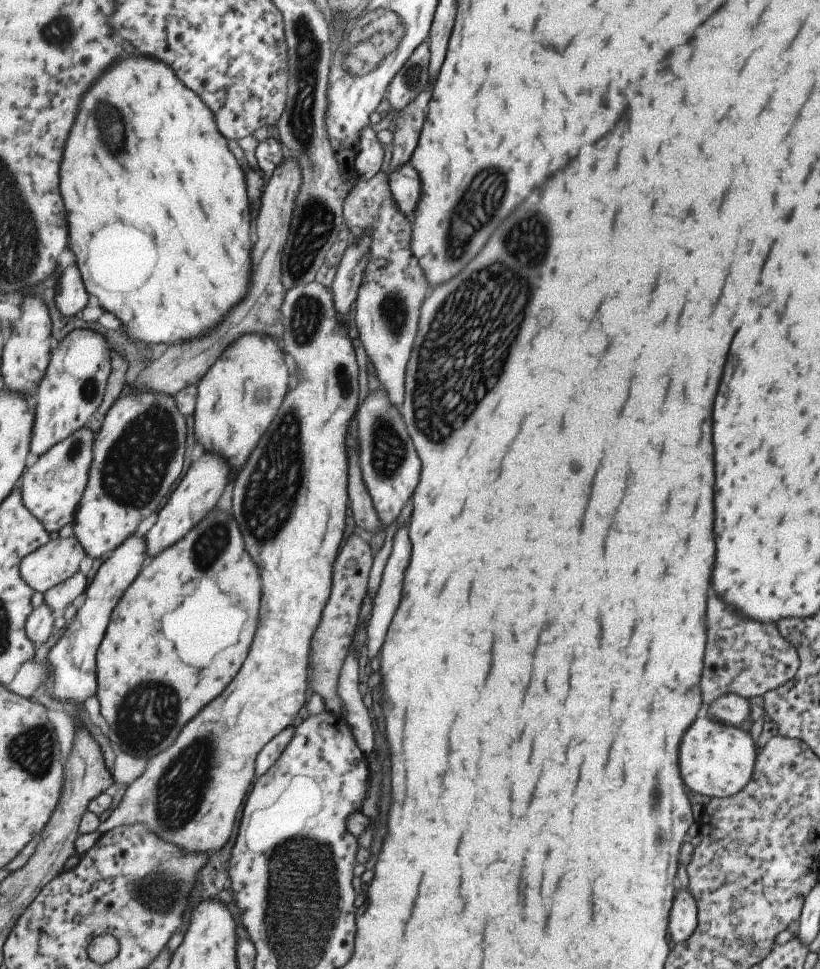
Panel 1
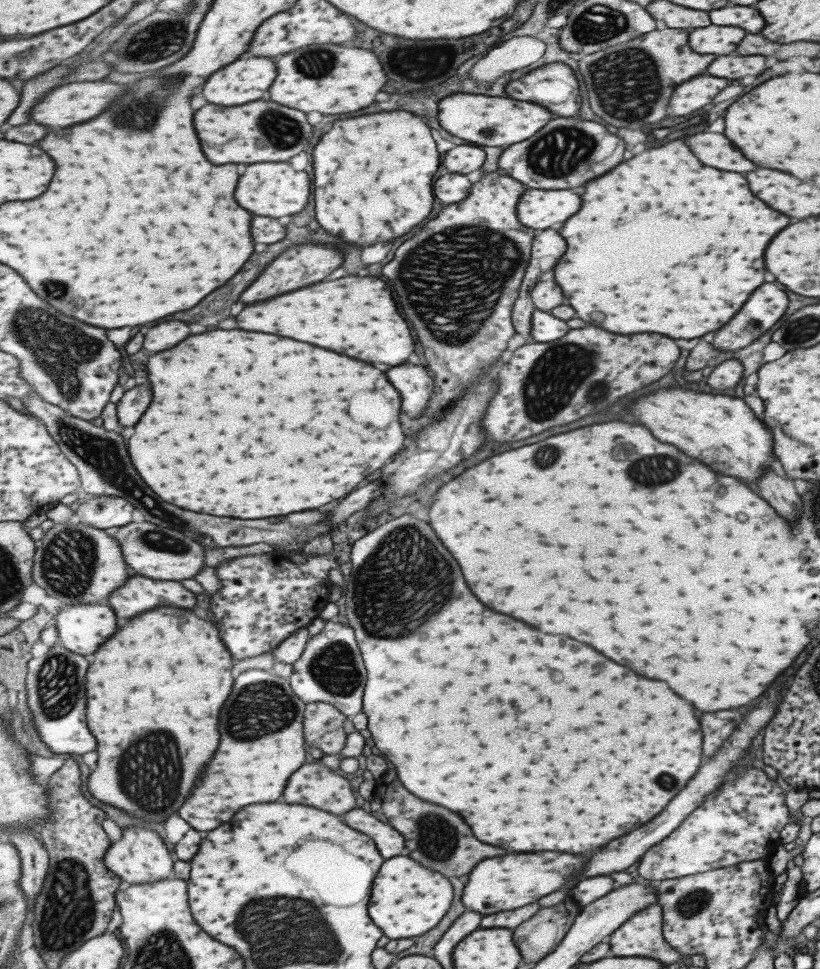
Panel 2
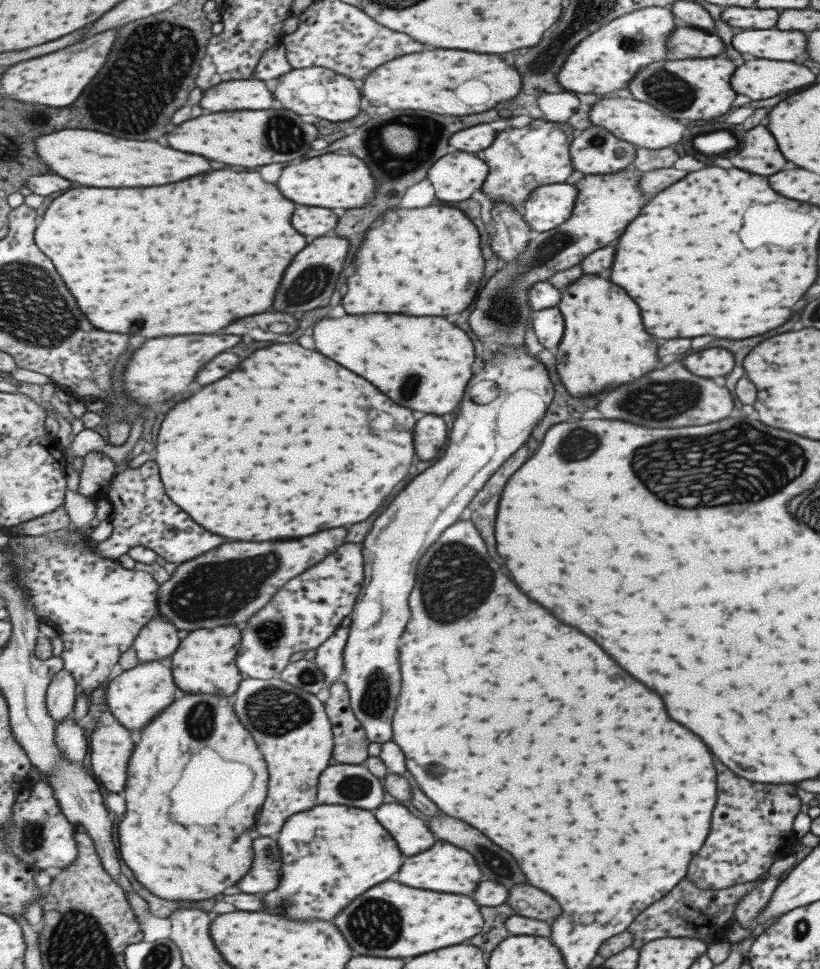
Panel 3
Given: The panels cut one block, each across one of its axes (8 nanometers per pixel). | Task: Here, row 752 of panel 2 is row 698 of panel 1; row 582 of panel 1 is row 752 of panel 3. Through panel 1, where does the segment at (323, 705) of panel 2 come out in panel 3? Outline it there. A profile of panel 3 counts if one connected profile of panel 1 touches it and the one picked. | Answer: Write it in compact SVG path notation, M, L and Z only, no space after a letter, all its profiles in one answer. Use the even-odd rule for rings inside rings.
M345 680L331 684L331 698L325 702L335 732L335 764L363 766L369 760L369 734L353 710L353 694Z

